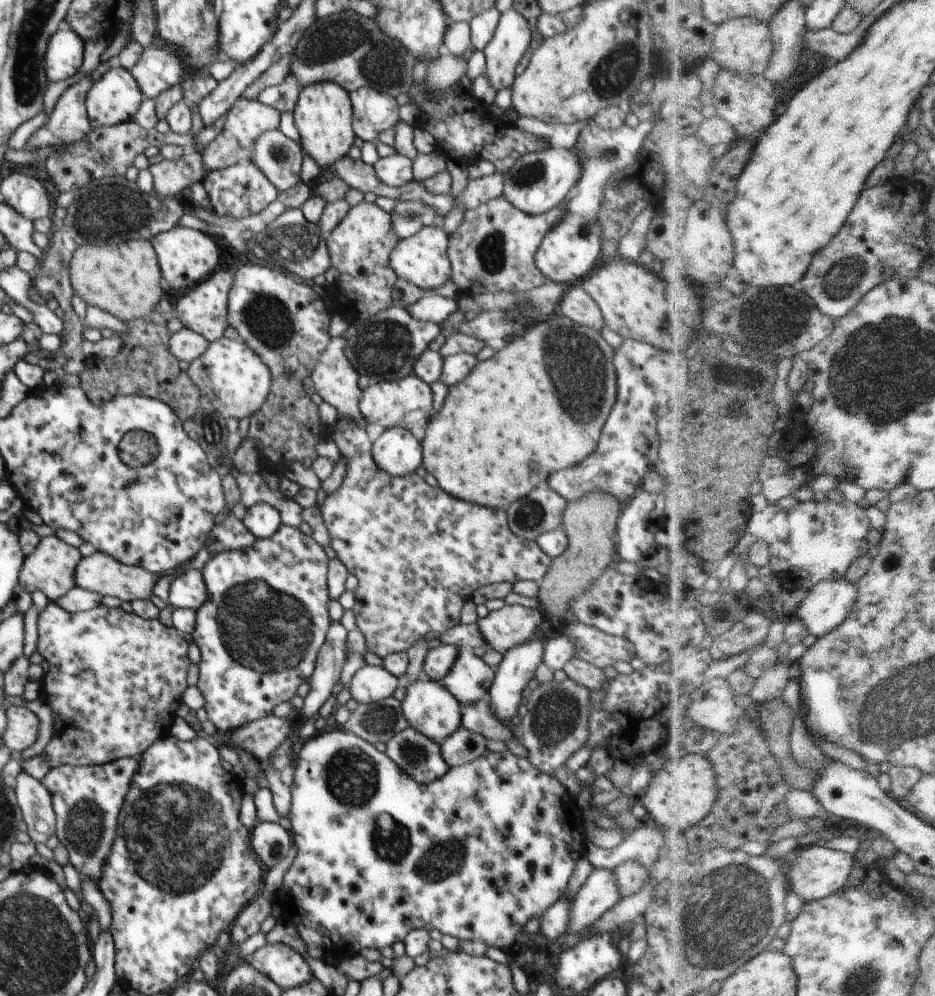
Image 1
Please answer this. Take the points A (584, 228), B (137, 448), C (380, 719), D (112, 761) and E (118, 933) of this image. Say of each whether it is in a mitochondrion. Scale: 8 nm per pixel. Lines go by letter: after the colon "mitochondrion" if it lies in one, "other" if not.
A: mitochondrion
B: mitochondrion
C: mitochondrion
D: other
E: other

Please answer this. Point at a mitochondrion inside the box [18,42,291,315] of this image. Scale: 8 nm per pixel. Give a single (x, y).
(112, 213)

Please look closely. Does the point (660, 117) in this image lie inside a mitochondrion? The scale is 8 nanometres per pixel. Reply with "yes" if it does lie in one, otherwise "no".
no

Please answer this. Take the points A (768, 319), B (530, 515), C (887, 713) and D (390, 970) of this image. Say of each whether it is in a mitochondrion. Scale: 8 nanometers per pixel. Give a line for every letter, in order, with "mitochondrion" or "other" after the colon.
A: mitochondrion
B: mitochondrion
C: mitochondrion
D: other

